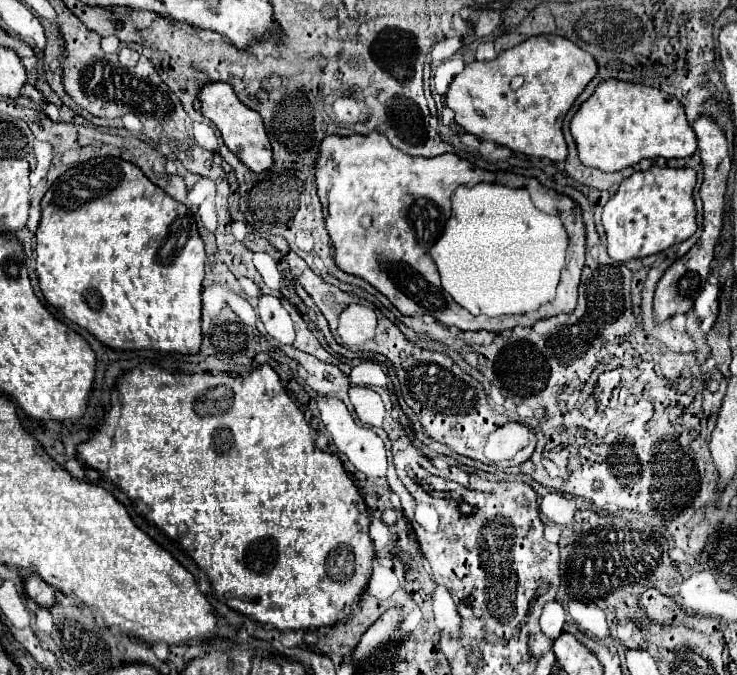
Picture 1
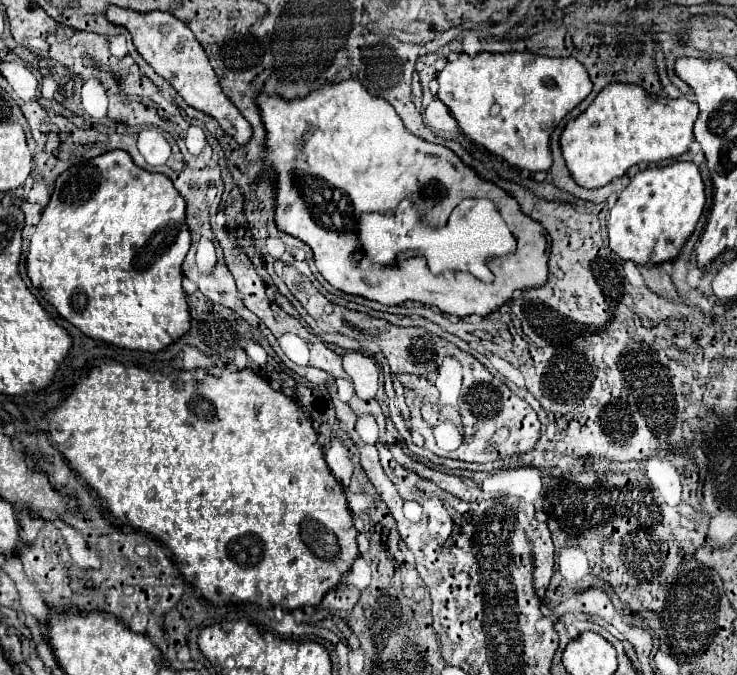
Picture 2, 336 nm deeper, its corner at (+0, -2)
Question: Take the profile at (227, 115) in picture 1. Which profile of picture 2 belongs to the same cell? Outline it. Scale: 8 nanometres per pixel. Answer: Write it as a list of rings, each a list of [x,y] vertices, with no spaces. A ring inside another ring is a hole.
[[[108,6],[106,8],[106,20],[112,24],[124,26],[134,40],[136,50],[140,56],[162,76],[166,78],[176,92],[196,110],[202,110],[204,114],[216,118],[224,132],[228,132],[238,144],[246,144],[252,136],[252,128],[248,120],[240,114],[240,110],[224,96],[216,72],[212,70],[208,56],[200,42],[194,38],[192,30],[180,22],[176,16],[170,12],[136,12],[130,8],[118,8],[118,6]]]

